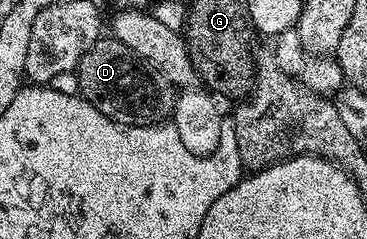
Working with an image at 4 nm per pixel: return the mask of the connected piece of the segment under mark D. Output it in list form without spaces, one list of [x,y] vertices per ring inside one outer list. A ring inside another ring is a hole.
[[[102,36],[97,40],[77,64],[75,78],[79,97],[86,99],[107,118],[119,120],[125,127],[154,126],[173,117],[177,87],[134,52],[130,52],[130,48],[126,48],[126,44],[117,38]]]

